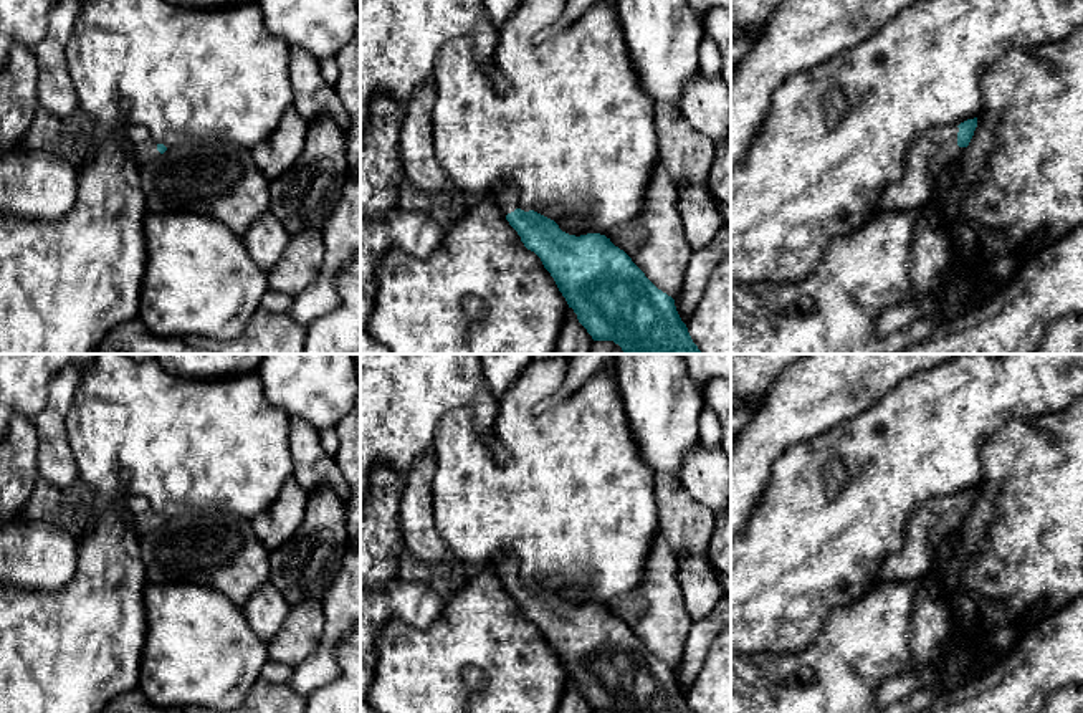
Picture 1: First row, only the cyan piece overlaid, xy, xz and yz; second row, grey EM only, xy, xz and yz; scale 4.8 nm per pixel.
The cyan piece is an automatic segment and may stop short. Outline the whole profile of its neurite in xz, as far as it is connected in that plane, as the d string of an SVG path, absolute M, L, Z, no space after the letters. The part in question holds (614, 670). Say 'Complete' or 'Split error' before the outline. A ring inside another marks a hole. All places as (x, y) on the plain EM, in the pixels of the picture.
Split error. M501 551L491 566L498 571L506 591L518 602L524 617L534 622L554 648L569 678L594 711L613 713L693 713L681 691L675 670L658 660L632 629L600 604L569 605L559 596L534 582L518 577L519 561Z

